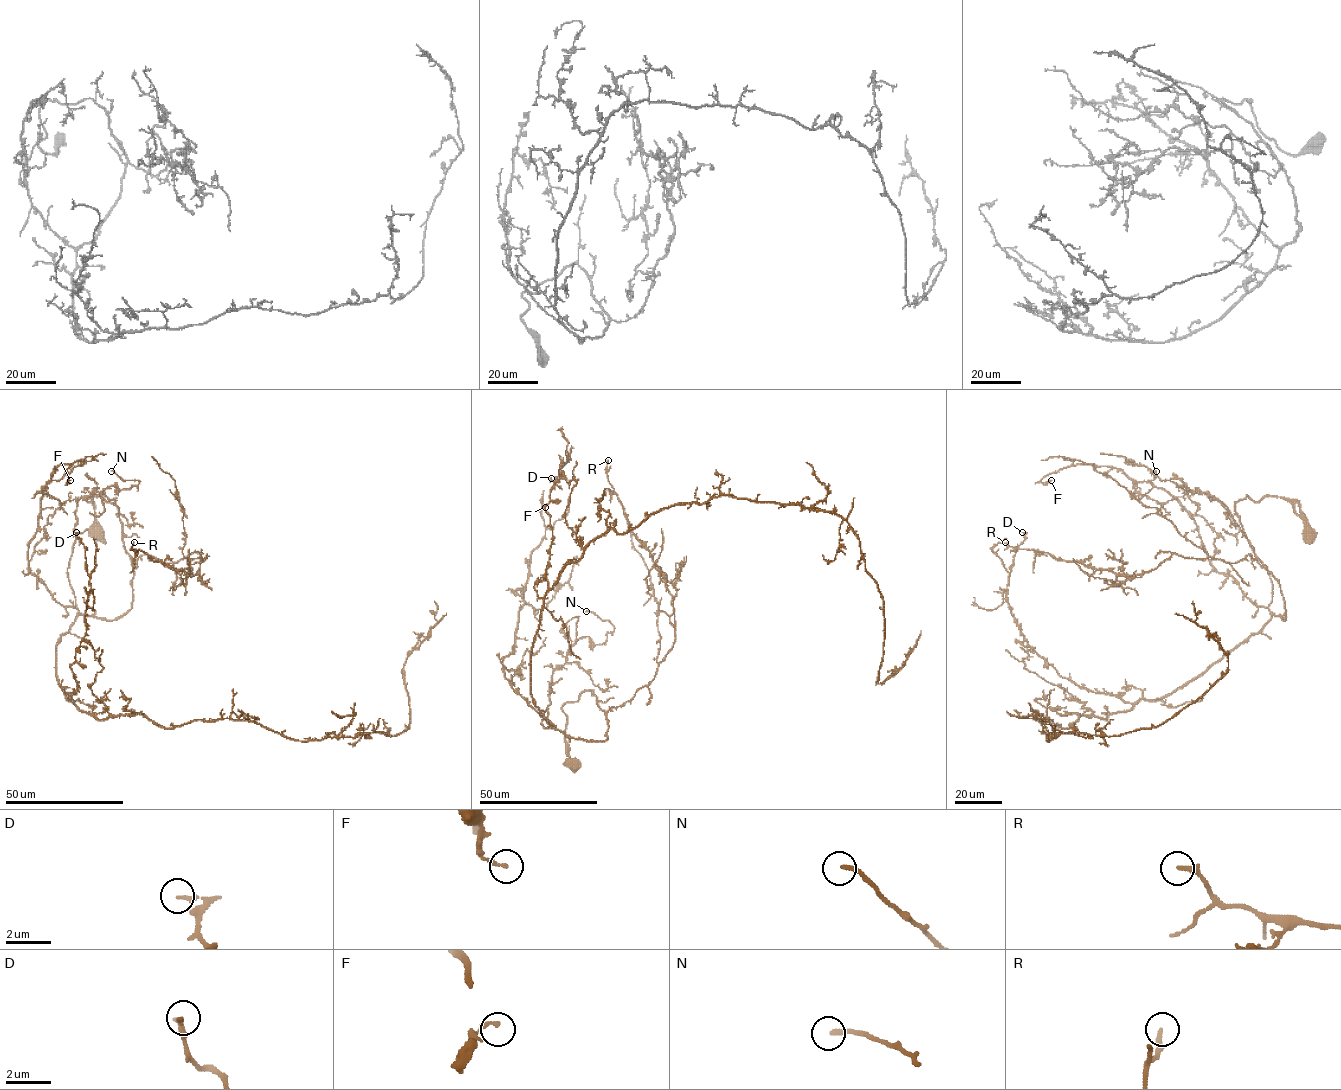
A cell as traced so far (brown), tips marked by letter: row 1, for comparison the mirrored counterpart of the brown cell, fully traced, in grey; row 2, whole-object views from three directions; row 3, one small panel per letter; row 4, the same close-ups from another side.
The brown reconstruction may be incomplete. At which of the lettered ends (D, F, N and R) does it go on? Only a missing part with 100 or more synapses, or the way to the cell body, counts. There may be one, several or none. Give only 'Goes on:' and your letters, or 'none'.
Goes on: none

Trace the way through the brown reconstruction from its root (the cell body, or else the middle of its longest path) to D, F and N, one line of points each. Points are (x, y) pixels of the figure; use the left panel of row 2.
D: (99, 537), (93, 495), (118, 508), (132, 600), (57, 643), (73, 703), (76, 532)
F: (99, 537), (93, 495), (118, 508), (134, 573), (114, 619), (29, 570), (44, 488), (61, 464), (70, 480)
N: (99, 537), (93, 495), (134, 573), (114, 619), (67, 570), (78, 500), (140, 482), (111, 471)

